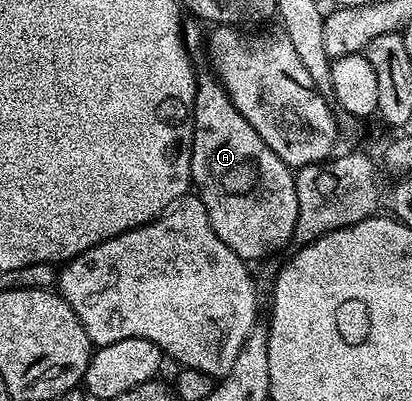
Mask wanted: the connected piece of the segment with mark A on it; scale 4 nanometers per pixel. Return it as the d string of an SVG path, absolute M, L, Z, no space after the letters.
M212 73L197 75L197 88L191 116L193 127L193 147L189 152L189 173L195 193L207 209L211 229L241 259L248 260L249 254L265 255L268 251L277 251L293 238L296 214L299 202L296 200L296 181L294 172L271 148L259 137L259 133L246 121L243 113L235 109L231 97L225 92L221 80Z

